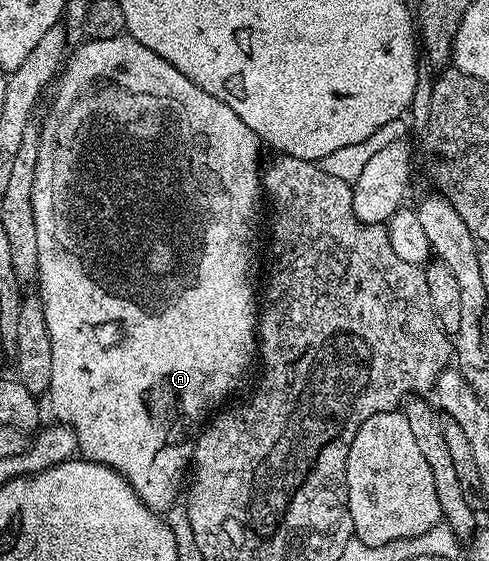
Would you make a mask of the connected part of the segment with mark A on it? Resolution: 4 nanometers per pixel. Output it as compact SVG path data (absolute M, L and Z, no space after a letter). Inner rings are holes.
M121 34L105 40L89 39L87 43L67 57L58 77L52 109L40 124L38 166L34 170L34 188L40 188L40 196L44 196L44 200L52 204L52 212L56 212L56 236L68 244L66 248L46 232L38 232L38 294L44 303L49 329L52 326L58 328L56 332L60 332L62 344L68 344L68 348L72 344L72 348L76 348L74 352L54 352L54 371L46 400L52 403L52 412L56 415L53 417L74 430L80 447L79 455L83 459L114 469L119 476L126 478L136 497L147 508L164 514L185 487L198 433L221 407L219 404L243 382L252 359L256 360L258 356L258 288L252 285L252 243L256 240L260 200L262 204L262 141L250 126L246 126L246 122L242 122L242 118L238 118L238 114L234 114L234 110L230 110L230 106L226 106L226 102L214 98L214 94L206 94L206 90L190 82L182 70L174 70L166 58L154 54L154 50L146 50L146 46L134 37ZM92 265L100 270L100 280ZM128 292L144 292L148 312L142 313L144 302L130 300ZM118 298L120 304L128 304L130 310L141 313L138 316L140 328L124 324L124 308L116 304Z

